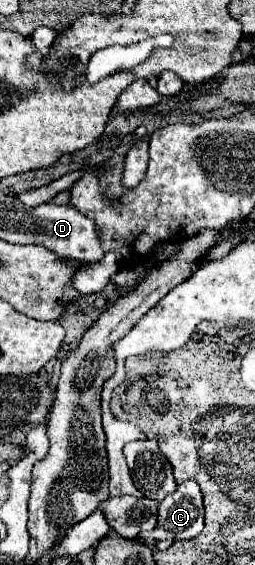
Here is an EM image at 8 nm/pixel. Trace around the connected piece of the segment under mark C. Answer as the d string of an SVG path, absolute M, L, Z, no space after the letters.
M184 481L174 493L166 495L158 507L156 527L152 531L140 531L138 541L162 541L162 539L192 539L204 529L204 505L202 493L196 481Z

